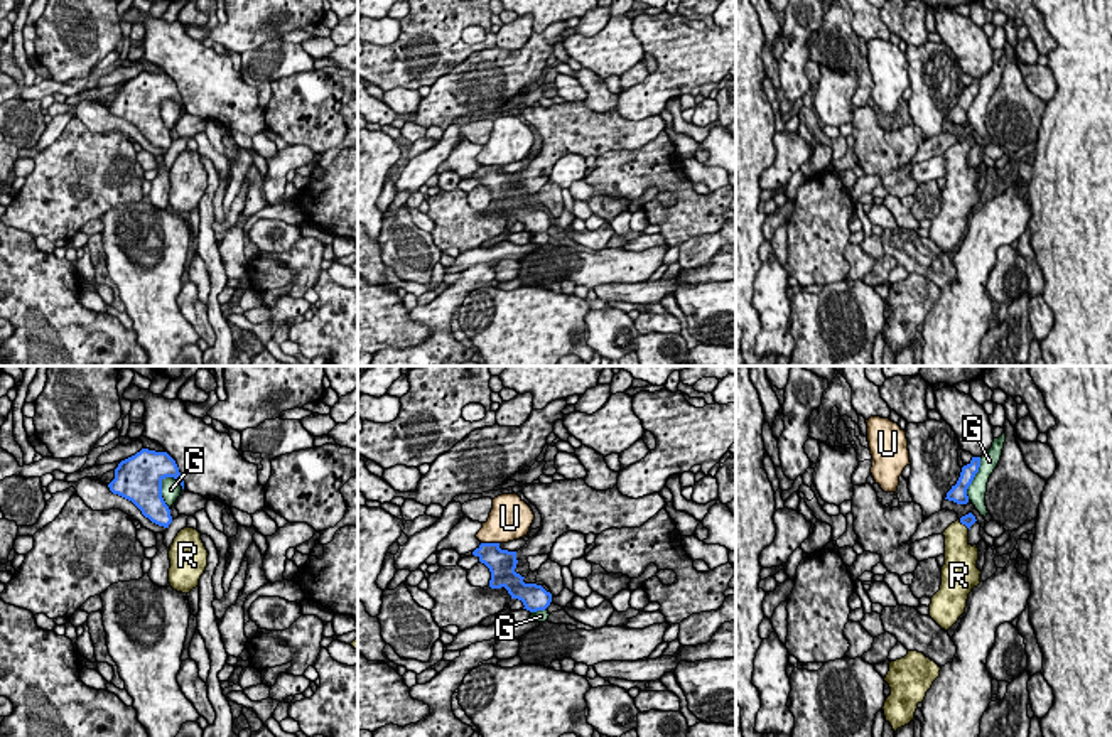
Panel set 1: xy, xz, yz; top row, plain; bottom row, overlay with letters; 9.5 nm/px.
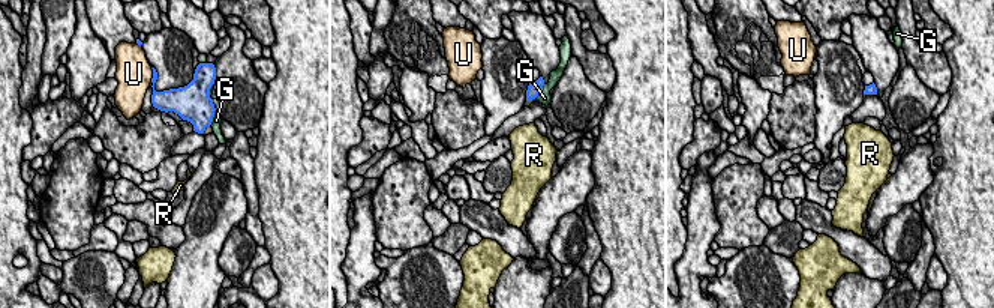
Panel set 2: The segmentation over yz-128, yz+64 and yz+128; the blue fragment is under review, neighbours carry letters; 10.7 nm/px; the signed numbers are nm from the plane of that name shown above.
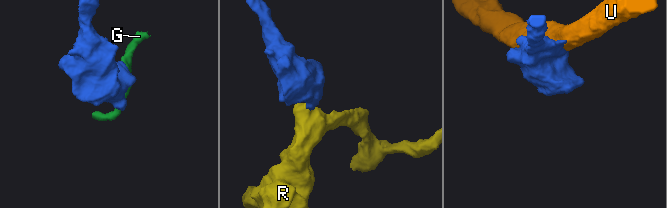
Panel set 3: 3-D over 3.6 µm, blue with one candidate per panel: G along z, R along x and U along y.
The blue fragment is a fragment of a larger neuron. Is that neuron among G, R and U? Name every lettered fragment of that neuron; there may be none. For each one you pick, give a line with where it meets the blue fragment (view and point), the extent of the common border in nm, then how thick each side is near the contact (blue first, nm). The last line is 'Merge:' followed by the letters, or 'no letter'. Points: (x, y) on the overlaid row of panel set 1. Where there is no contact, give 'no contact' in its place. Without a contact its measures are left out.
R: meets blue in yz at (964, 523); contact 140 nm long; 120 nm thick on the blue side, 240 nm on the other
Merge: R

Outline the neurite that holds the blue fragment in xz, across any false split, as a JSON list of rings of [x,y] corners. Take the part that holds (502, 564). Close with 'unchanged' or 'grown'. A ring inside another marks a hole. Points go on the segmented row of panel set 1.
[[[481,543],[472,555],[489,568],[491,589],[505,587],[511,599],[521,600],[523,609],[530,612],[545,611],[550,605],[550,592],[542,585],[525,584],[525,577],[515,572],[518,563],[516,551],[501,550],[499,543]]]; unchanged

